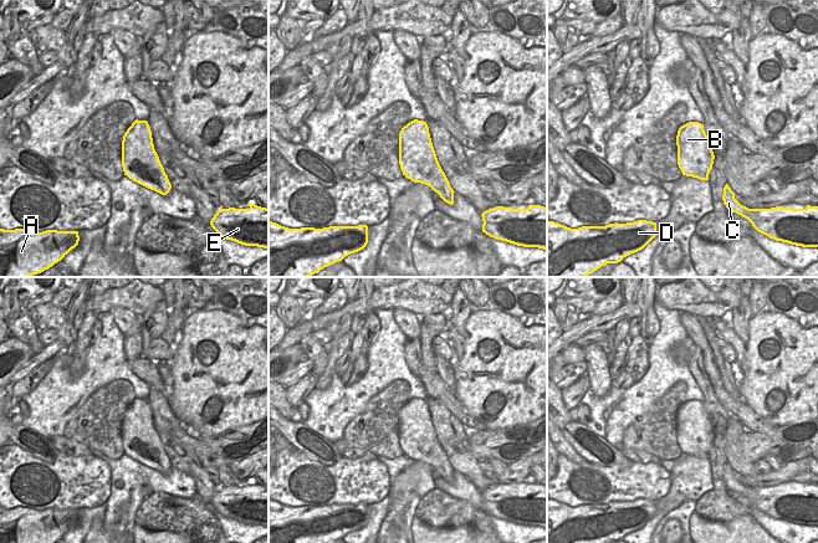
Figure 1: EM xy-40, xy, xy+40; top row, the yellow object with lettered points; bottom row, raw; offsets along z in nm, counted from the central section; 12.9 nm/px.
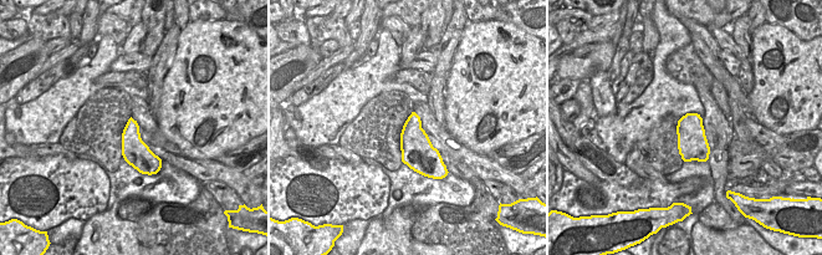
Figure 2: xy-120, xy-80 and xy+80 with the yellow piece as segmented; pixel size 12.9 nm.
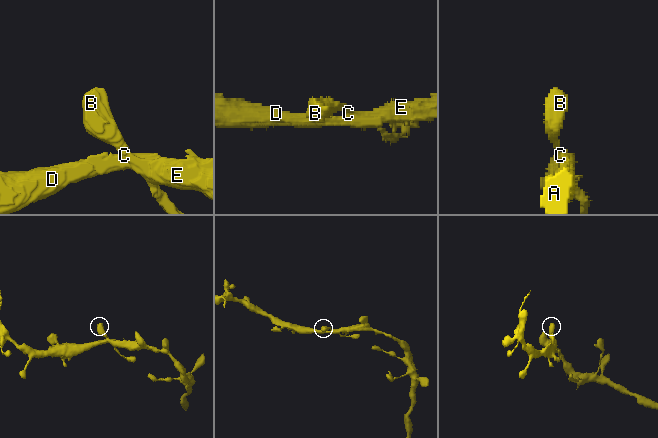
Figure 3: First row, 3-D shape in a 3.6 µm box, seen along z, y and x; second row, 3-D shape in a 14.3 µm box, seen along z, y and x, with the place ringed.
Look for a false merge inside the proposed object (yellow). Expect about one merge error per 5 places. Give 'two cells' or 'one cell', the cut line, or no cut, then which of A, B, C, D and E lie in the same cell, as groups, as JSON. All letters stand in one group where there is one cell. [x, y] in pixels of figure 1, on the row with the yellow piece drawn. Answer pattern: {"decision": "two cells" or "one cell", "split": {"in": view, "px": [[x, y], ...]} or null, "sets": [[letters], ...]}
{"decision": "one cell", "split": null, "sets": [["A", "B", "C", "D", "E"]]}

